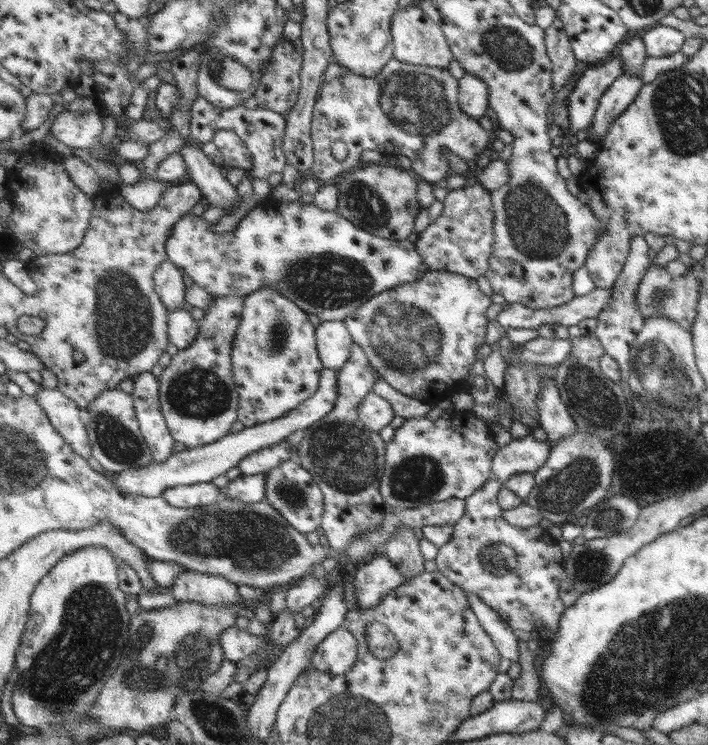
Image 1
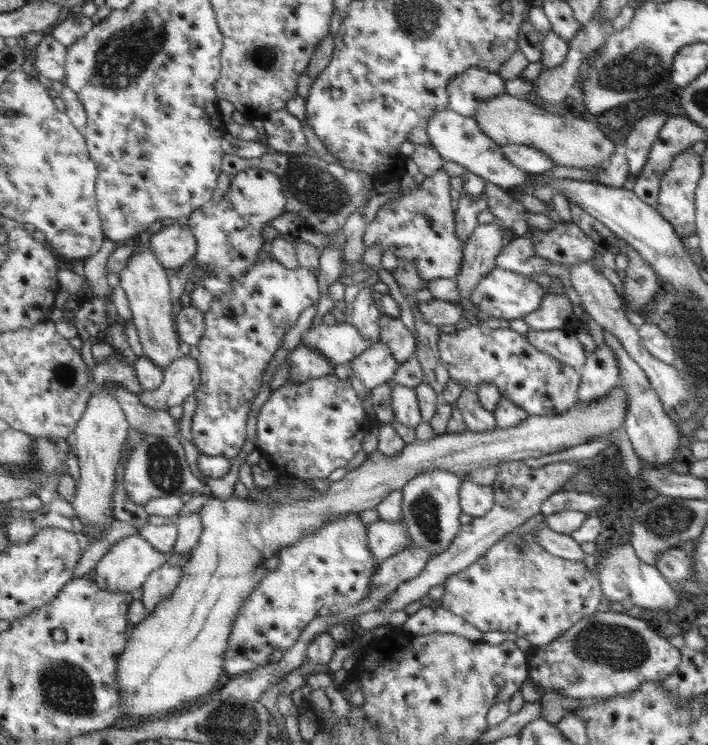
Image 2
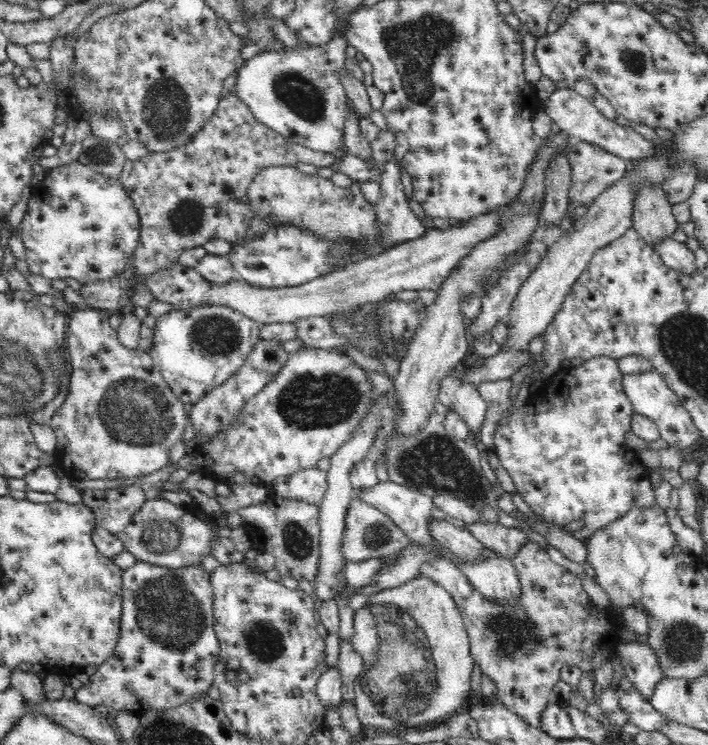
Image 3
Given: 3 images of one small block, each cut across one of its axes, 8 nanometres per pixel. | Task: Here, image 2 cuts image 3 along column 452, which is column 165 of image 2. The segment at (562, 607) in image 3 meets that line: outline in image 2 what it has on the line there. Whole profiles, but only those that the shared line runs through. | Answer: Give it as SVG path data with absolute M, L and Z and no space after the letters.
M169 562L159 570L155 570L143 588L143 602L147 612L153 614L163 600L173 596L181 586L181 580L183 580L183 568L169 566Z

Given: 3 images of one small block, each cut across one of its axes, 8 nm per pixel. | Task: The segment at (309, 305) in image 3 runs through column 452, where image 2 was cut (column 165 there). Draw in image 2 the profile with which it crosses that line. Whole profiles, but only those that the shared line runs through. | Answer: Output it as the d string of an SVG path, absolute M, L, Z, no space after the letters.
M175 224L175 226L163 226L163 230L157 230L149 246L157 254L157 258L163 262L163 266L173 272L185 268L189 262L195 260L199 252L199 242L197 236L193 234L189 224Z

